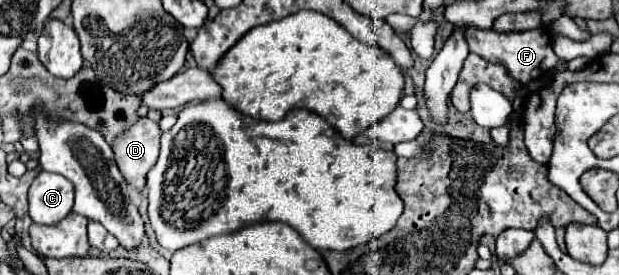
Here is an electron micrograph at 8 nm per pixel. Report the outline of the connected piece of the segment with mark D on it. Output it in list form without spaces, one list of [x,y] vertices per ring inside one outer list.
[[[141,117],[111,143],[115,151],[115,163],[125,183],[137,191],[143,191],[145,175],[157,161],[161,135],[163,131],[155,121],[151,121],[149,117]]]

